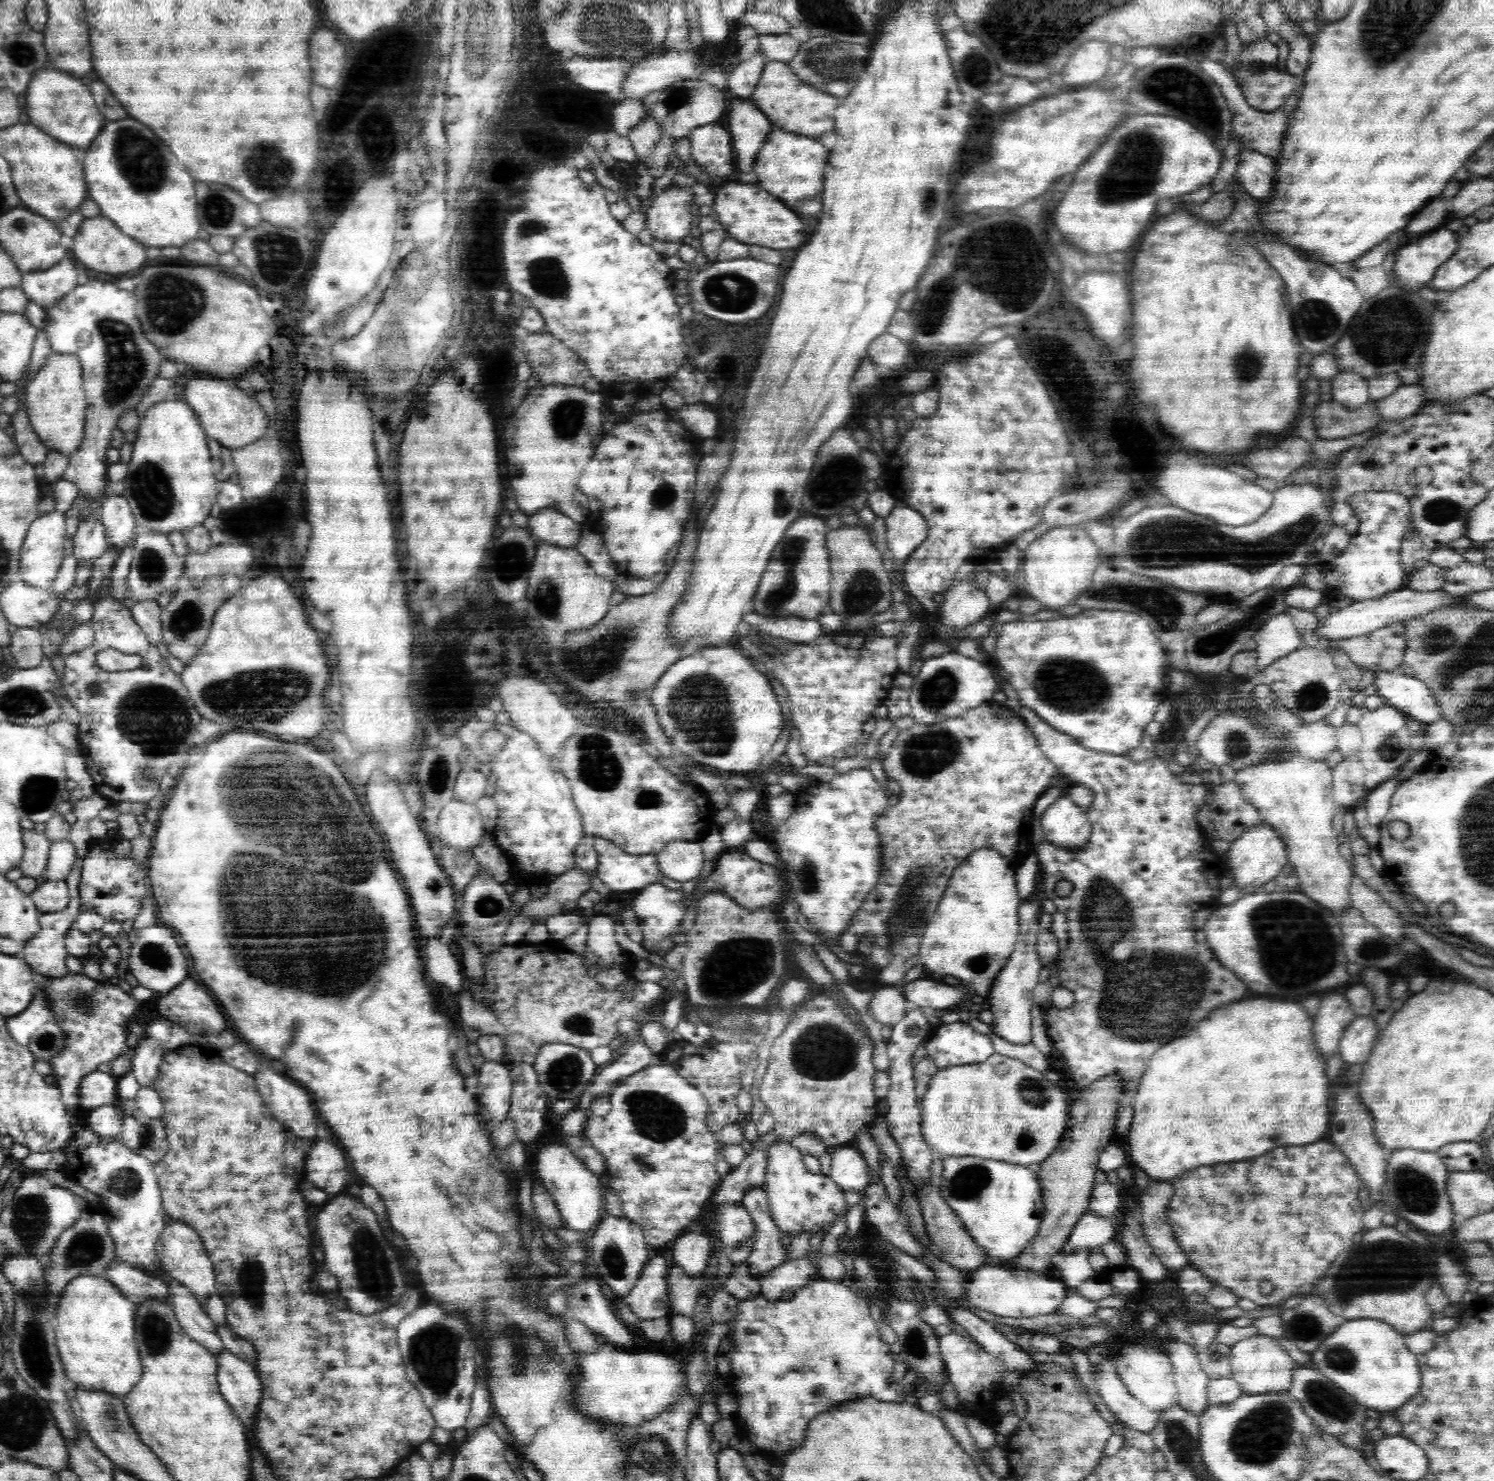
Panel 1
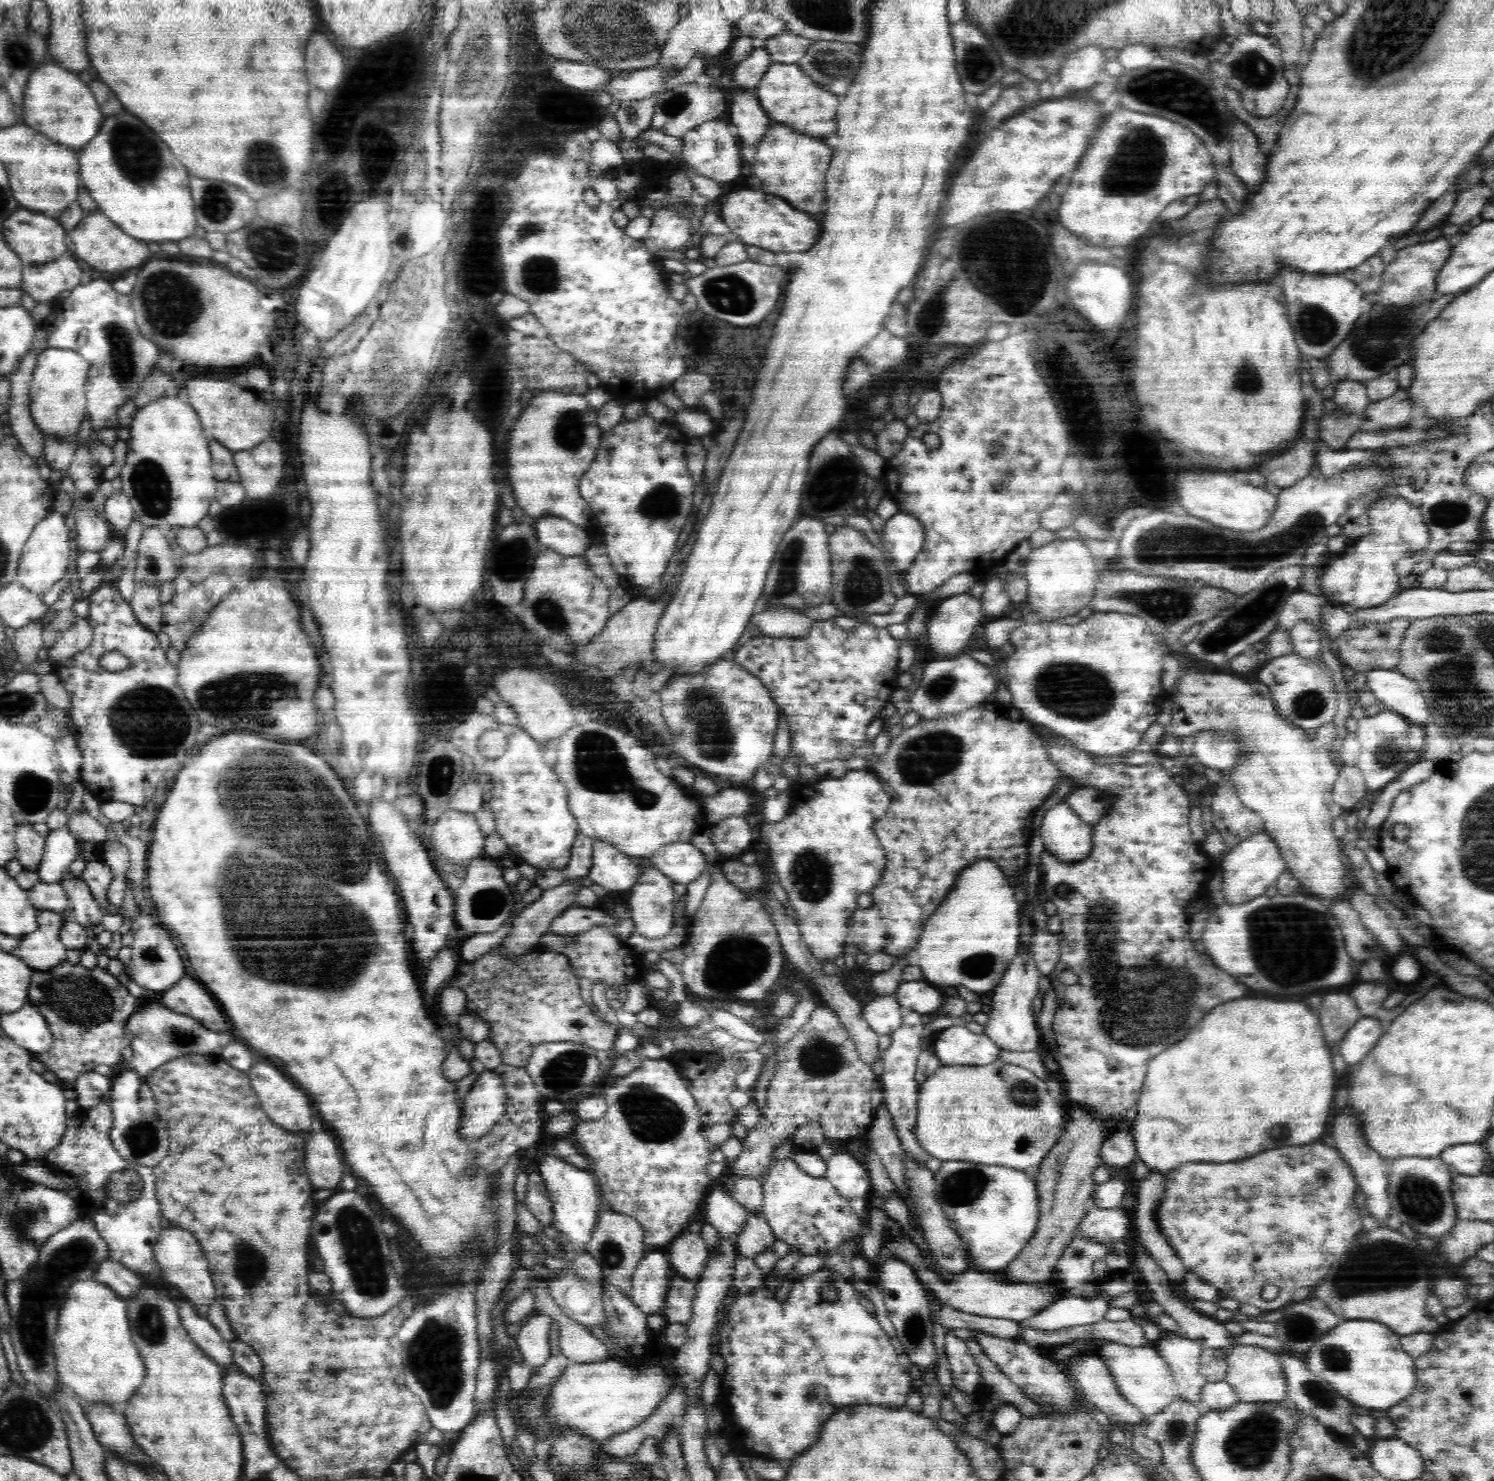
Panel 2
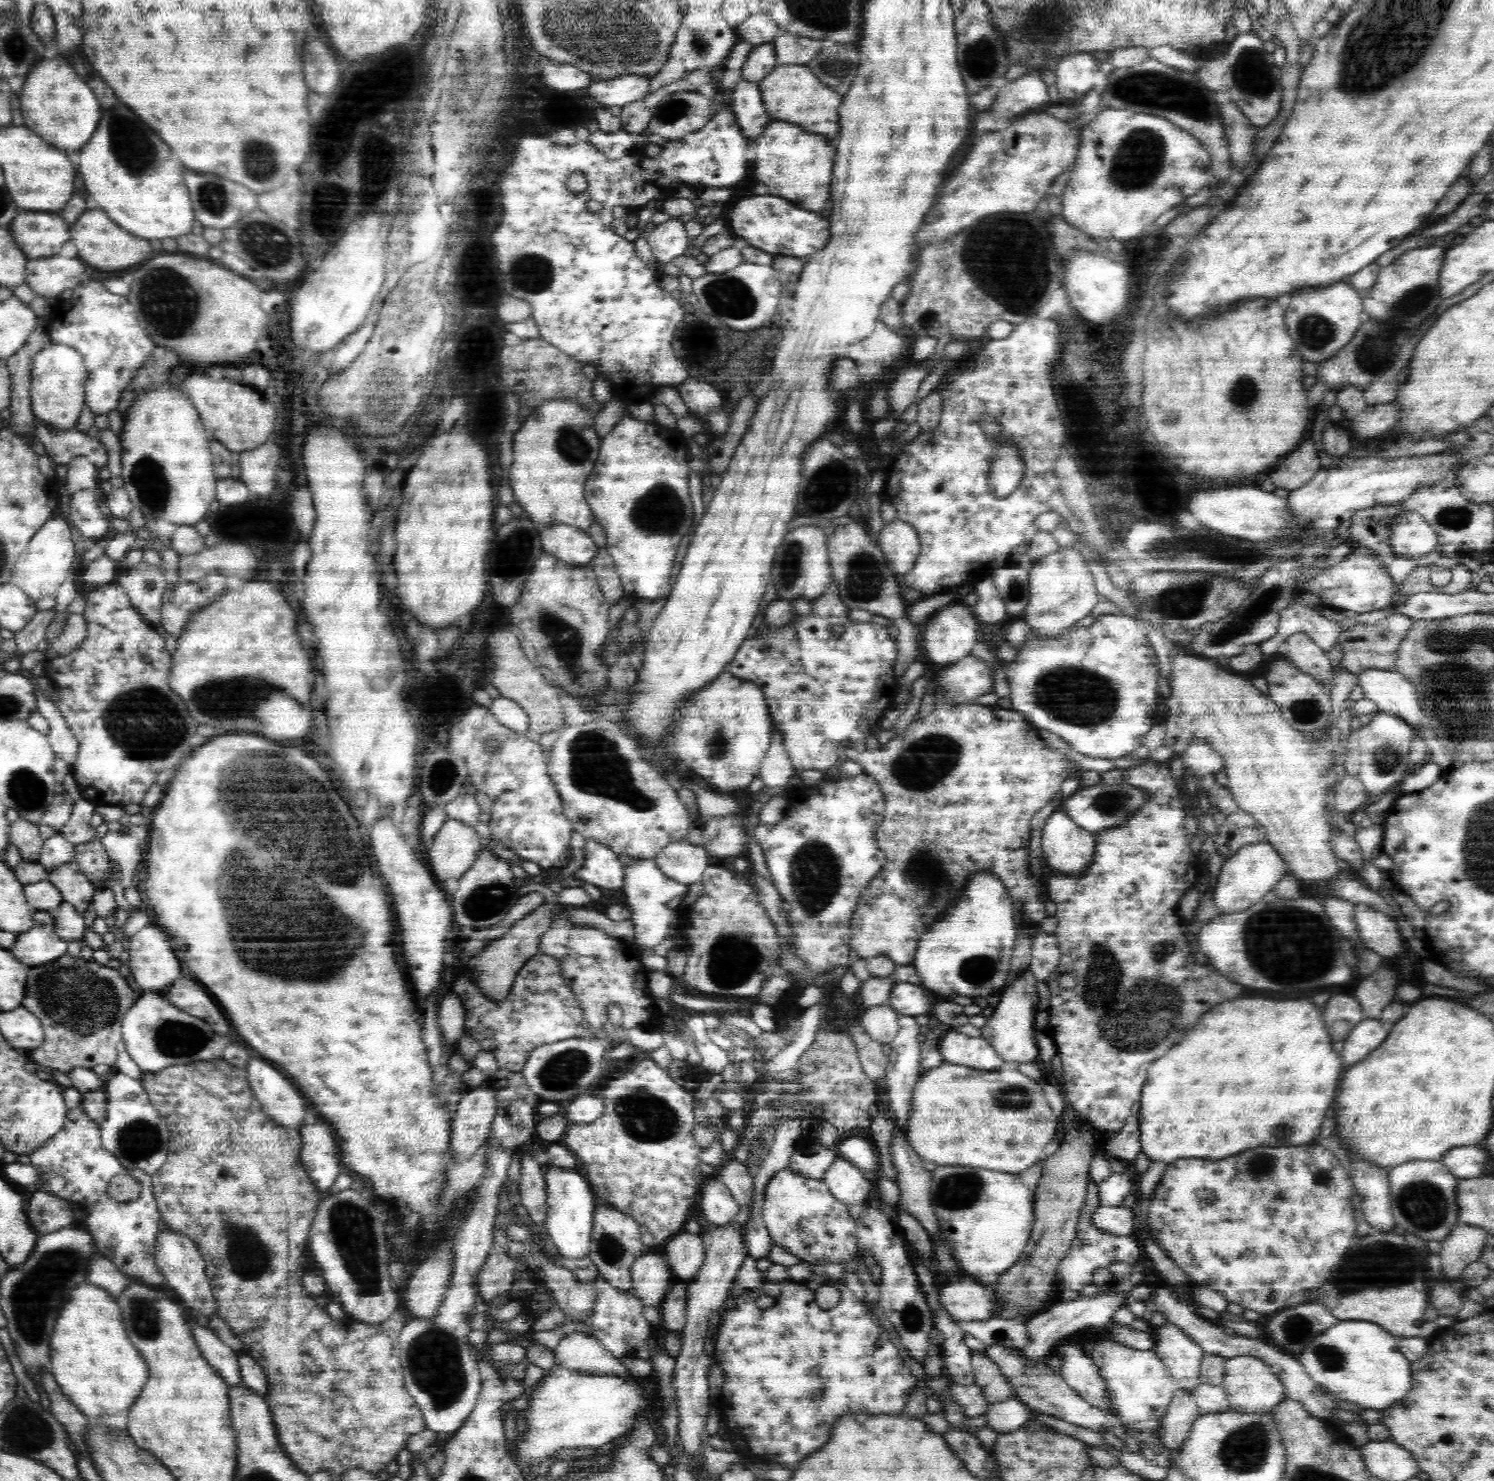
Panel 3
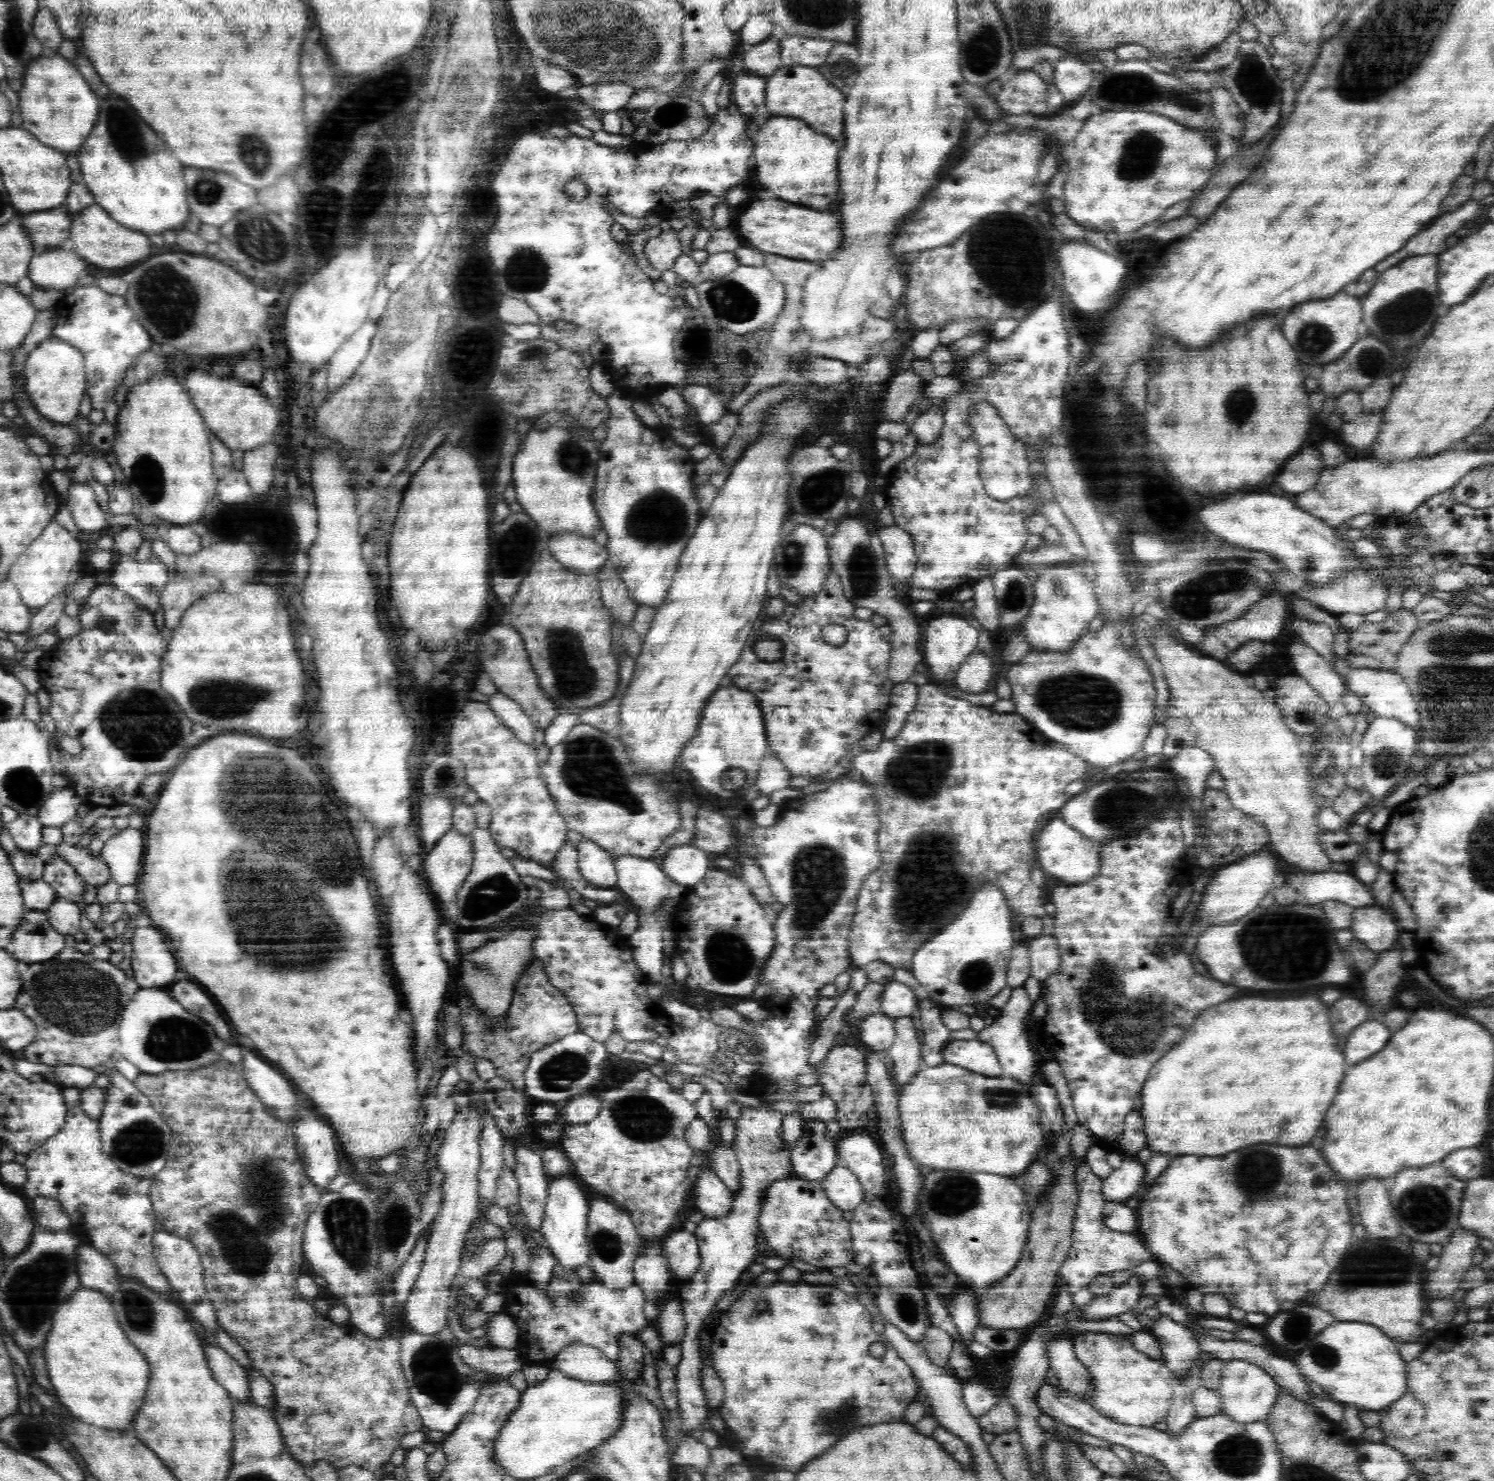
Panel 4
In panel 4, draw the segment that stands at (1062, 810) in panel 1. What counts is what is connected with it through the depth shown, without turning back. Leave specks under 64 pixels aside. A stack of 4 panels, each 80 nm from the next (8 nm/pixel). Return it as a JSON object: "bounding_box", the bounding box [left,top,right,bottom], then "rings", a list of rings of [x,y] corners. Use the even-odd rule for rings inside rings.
{"bounding_box":[1038,818,1101,884],"rings":[[[1054,818],[1038,836],[1038,860],[1040,868],[1050,876],[1056,876],[1068,884],[1082,884],[1100,874],[1101,843],[1094,842],[1062,820]]]}

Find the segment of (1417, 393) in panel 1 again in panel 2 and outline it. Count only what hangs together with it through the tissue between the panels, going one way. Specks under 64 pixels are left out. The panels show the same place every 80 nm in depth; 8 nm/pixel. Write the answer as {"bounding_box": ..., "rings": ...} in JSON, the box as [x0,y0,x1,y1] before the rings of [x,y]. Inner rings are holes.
{"bounding_box":[1363,389,1416,428],"rings":[[[1400,389],[1396,394],[1388,396],[1378,402],[1370,403],[1363,415],[1370,427],[1390,428],[1406,424],[1416,404],[1410,400],[1407,389]]]}

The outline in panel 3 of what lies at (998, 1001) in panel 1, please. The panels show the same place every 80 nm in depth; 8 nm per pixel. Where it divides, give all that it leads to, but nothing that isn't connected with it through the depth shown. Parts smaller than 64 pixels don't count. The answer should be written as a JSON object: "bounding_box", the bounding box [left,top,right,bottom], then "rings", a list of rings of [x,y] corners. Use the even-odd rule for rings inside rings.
{"bounding_box":[981,970,1039,1069],"rings":[[[1028,970],[1021,976],[1003,987],[1001,1000],[994,1010],[994,1014],[981,1029],[982,1037],[995,1048],[1000,1059],[1012,1068],[1018,1069],[1020,1064],[1035,1062],[1039,1057],[1038,1047],[1034,1034],[1035,1018],[1037,1016],[1036,1004],[1033,996],[1037,995],[1035,984],[1037,978]]]}

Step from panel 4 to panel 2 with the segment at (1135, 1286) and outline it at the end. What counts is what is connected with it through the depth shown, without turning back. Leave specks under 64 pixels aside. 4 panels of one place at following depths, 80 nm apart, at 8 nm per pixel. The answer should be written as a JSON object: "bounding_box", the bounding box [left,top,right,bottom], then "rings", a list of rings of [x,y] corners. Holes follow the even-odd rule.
{"bounding_box":[1021,1295,1110,1330],"rings":[[[1062,1295],[1048,1308],[1038,1314],[1021,1321],[1026,1328],[1034,1330],[1062,1330],[1068,1326],[1084,1326],[1102,1322],[1110,1308],[1110,1301],[1106,1297],[1081,1297]]]}

